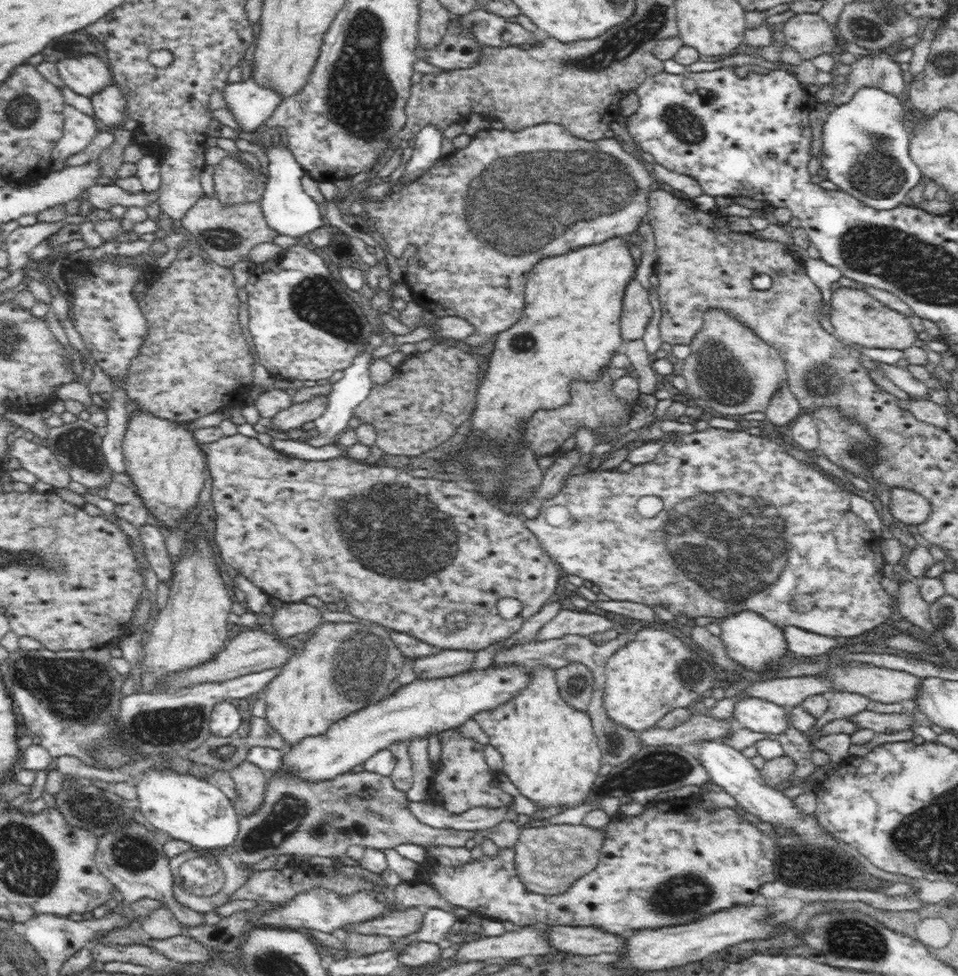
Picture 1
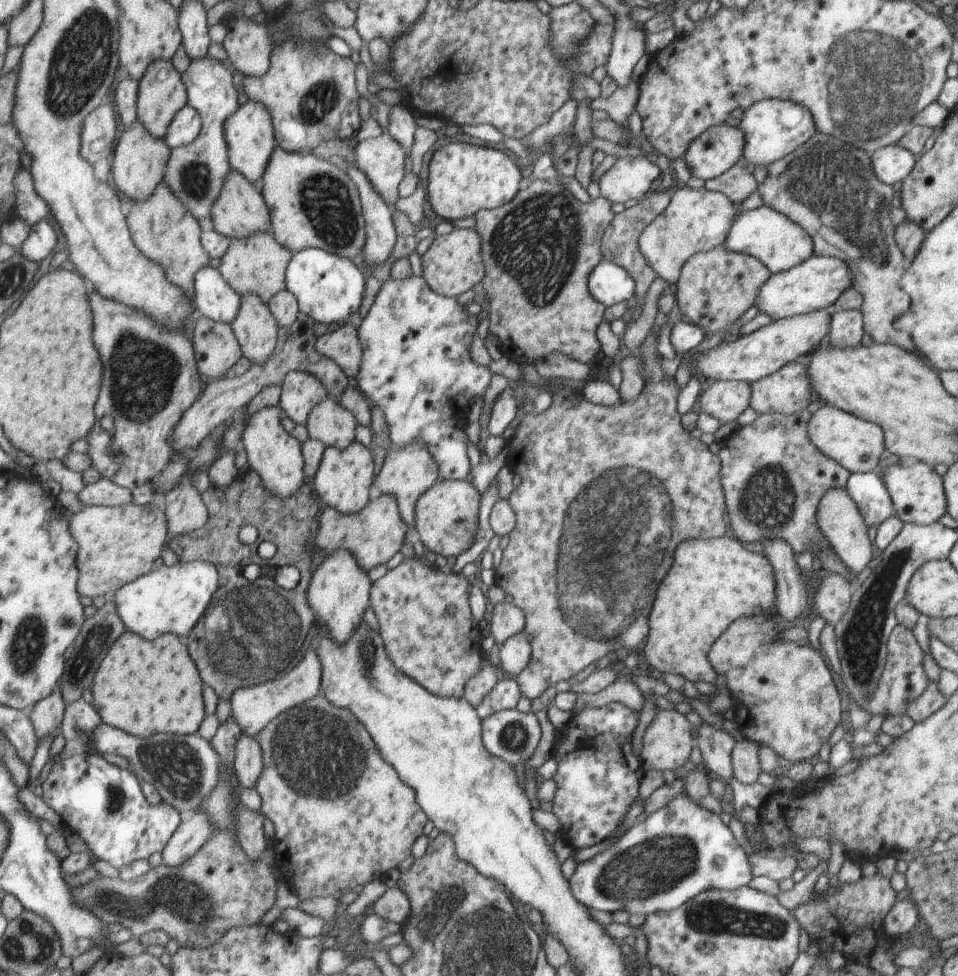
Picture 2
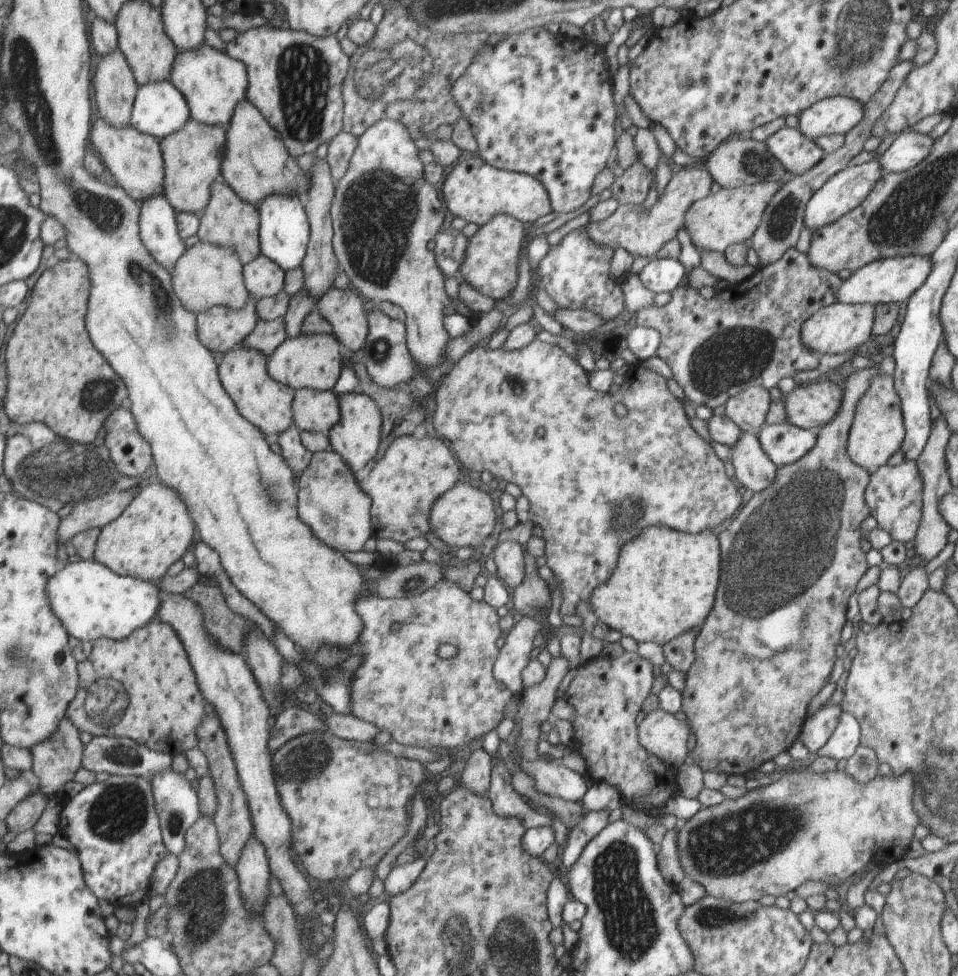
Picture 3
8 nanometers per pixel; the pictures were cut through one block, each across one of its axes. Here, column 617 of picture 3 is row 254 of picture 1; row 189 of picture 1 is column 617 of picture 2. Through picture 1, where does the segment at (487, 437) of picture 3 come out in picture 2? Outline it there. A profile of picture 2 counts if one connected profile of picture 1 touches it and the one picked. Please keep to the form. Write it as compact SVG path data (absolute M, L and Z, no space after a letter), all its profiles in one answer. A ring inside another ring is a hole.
M650 334L642 339L644 344L643 366L651 372L651 376L644 377L645 385L638 394L636 400L630 402L622 401L620 398L617 404L606 407L603 405L593 405L584 398L580 388L572 382L553 382L553 386L548 390L553 397L552 407L538 415L527 414L521 411L516 420L518 432L507 441L509 448L507 465L514 474L522 477L522 482L512 494L508 502L516 510L517 526L508 534L510 543L503 551L502 564L495 571L495 583L502 588L508 599L521 608L526 615L525 632L531 645L531 658L529 664L524 668L516 680L520 693L528 700L538 702L538 698L546 698L546 690L554 690L555 686L562 686L562 682L573 679L580 679L585 673L589 673L593 668L602 662L602 658L614 658L618 650L638 650L639 644L646 640L649 625L649 616L652 605L656 601L657 590L663 582L670 564L676 556L678 542L686 538L706 539L710 536L722 536L726 532L726 522L724 522L724 487L721 486L721 460L716 454L708 450L706 444L702 444L698 438L692 438L680 424L680 414L676 412L676 396L680 388L674 378L662 380L663 370L658 360L657 343Z

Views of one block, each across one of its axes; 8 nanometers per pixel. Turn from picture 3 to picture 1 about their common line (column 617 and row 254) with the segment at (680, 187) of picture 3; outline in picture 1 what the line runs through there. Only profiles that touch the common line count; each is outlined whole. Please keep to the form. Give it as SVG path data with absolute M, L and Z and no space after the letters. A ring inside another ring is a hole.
M212 194L210 198L205 195L199 198L184 218L181 218L181 224L191 233L192 238L199 242L203 250L208 252L210 260L229 269L240 260L247 260L248 253L254 246L262 242L272 242L279 235L278 231L274 231L266 222L260 202L228 205L218 200L217 194Z

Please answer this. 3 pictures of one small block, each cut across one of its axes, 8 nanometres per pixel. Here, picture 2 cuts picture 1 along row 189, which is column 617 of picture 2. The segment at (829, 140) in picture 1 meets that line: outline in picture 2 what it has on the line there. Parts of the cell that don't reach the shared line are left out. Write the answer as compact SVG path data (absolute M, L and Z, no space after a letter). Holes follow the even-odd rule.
M680 792L668 800L664 808L650 814L644 822L636 821L613 845L606 846L593 858L580 862L570 878L570 887L576 899L582 898L582 902L586 902L586 906L592 910L647 918L659 911L672 913L679 910L686 902L710 890L741 889L752 879L747 855L735 840L729 826L722 822L721 816L700 808L694 798L686 792Z

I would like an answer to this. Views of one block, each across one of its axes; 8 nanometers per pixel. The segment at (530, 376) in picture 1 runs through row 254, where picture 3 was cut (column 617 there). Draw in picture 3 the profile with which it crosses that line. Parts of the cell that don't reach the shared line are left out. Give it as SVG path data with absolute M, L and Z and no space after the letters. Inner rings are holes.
M648 526L646 530L642 530L638 536L632 537L626 541L620 550L616 569L610 573L609 580L601 585L598 585L596 590L589 596L590 606L596 615L604 624L610 628L617 630L621 636L630 636L638 643L655 642L660 646L673 640L674 637L680 637L684 633L688 633L694 627L700 627L705 622L705 618L710 614L710 608L714 608L714 596L717 586L721 585L722 567L725 567L725 559L721 551L721 534L718 530L708 529L696 534L683 533L682 531L667 527L667 526Z

